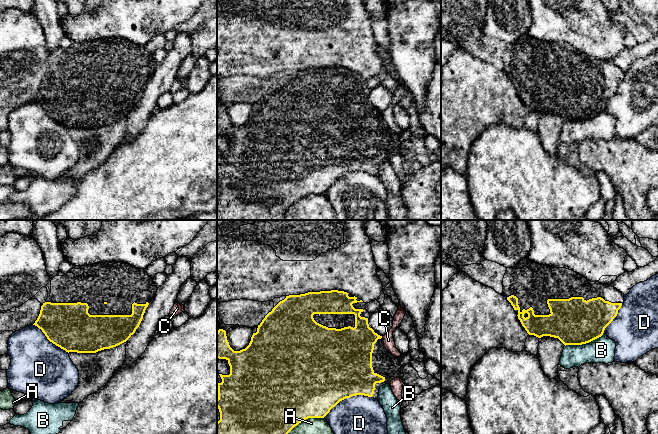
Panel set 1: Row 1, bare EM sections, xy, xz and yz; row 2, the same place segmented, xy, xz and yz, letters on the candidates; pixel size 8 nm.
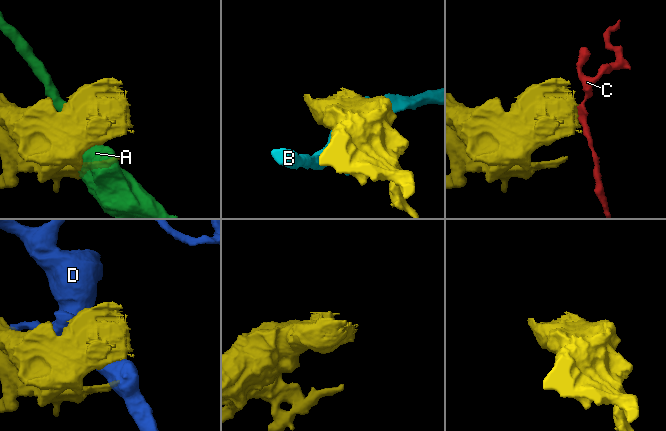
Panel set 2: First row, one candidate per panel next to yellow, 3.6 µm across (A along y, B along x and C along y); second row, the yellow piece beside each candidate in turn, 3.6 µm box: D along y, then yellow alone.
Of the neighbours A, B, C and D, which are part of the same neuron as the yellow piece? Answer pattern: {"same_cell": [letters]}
{"same_cell": []}

